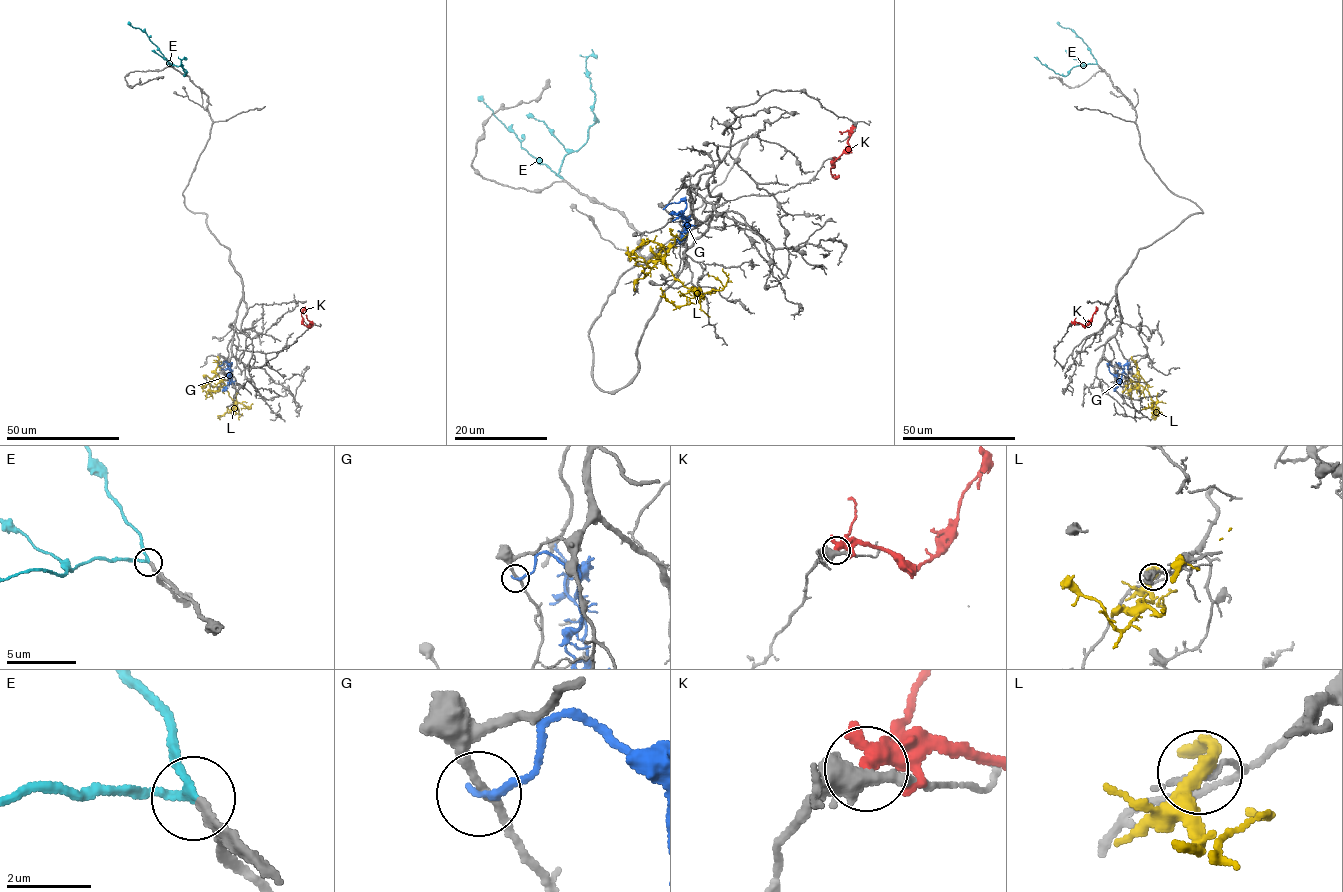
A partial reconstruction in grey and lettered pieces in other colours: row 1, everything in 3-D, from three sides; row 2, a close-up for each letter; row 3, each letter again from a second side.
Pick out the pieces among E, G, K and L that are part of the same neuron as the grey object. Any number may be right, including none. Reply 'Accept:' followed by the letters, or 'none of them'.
Accept: E

